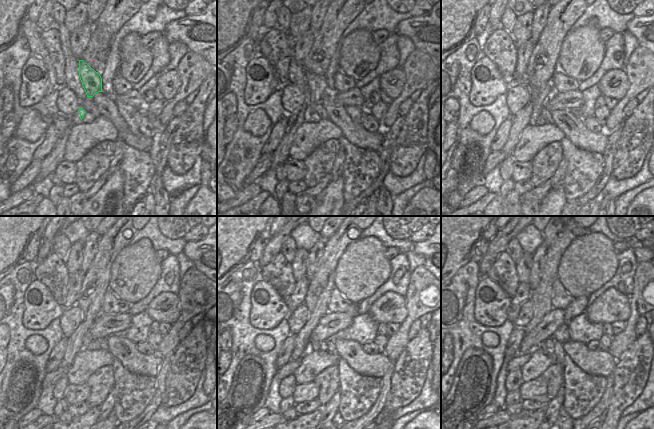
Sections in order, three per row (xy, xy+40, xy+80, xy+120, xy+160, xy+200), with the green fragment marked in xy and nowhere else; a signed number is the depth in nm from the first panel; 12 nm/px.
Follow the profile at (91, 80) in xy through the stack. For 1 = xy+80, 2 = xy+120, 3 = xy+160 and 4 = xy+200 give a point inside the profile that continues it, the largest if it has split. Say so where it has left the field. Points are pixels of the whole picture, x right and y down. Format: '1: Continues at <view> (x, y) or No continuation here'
1: Continues at xy+80 (539, 96)
2: Continues at xy+120 (87, 338)
3: Continues at xy+160 (314, 345)
4: Continues at xy+200 (541, 347).

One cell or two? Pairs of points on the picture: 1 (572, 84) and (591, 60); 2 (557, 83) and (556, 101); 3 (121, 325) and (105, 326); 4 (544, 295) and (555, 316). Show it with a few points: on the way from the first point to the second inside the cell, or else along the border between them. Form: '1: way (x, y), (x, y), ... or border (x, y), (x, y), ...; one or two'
1: border (559, 68), (578, 82); two
2: border (577, 88), (571, 91), (554, 92); two
3: way (117, 325), (109, 325); one
4: border (552, 307), (536, 326); two

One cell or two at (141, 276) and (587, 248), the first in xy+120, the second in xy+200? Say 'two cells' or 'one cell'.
one cell

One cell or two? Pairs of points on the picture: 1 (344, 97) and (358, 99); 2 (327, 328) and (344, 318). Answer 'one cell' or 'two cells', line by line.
1: one cell
2: one cell

